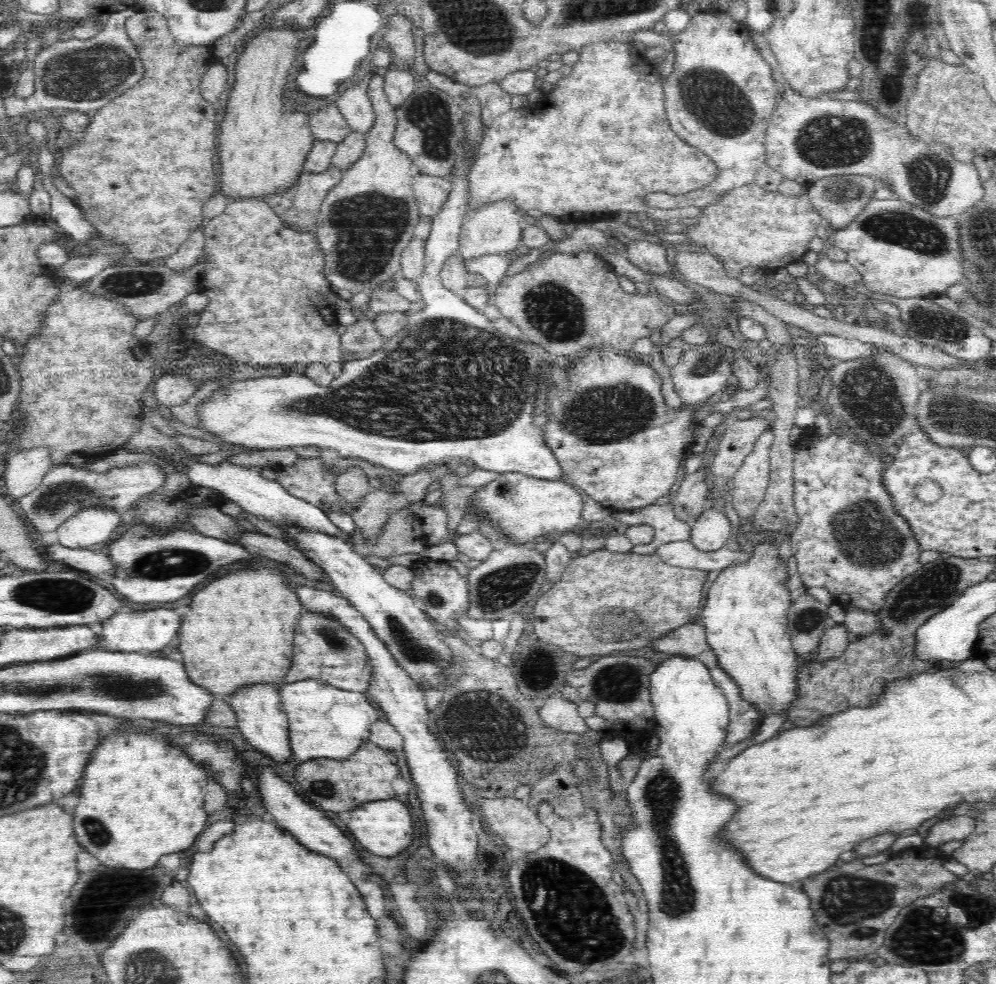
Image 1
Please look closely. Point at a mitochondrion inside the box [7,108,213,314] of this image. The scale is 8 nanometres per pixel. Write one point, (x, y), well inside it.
(134, 282)

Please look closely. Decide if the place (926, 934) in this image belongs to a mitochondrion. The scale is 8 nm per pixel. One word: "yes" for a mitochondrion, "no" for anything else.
yes

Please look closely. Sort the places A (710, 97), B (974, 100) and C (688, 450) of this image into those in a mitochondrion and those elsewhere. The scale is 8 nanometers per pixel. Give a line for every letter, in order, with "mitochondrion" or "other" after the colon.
A: mitochondrion
B: other
C: other

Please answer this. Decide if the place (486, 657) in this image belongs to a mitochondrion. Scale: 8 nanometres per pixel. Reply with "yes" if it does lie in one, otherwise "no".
no

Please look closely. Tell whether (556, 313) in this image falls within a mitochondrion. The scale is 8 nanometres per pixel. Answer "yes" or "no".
yes

